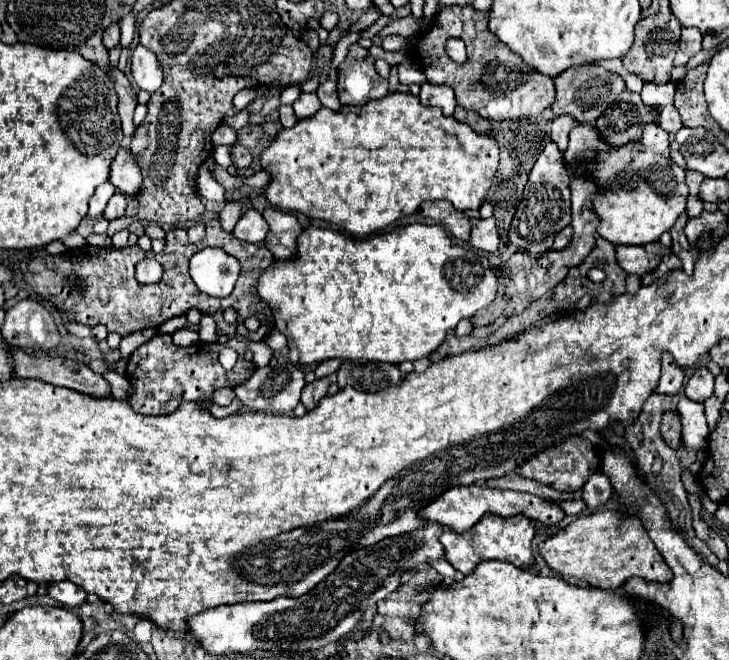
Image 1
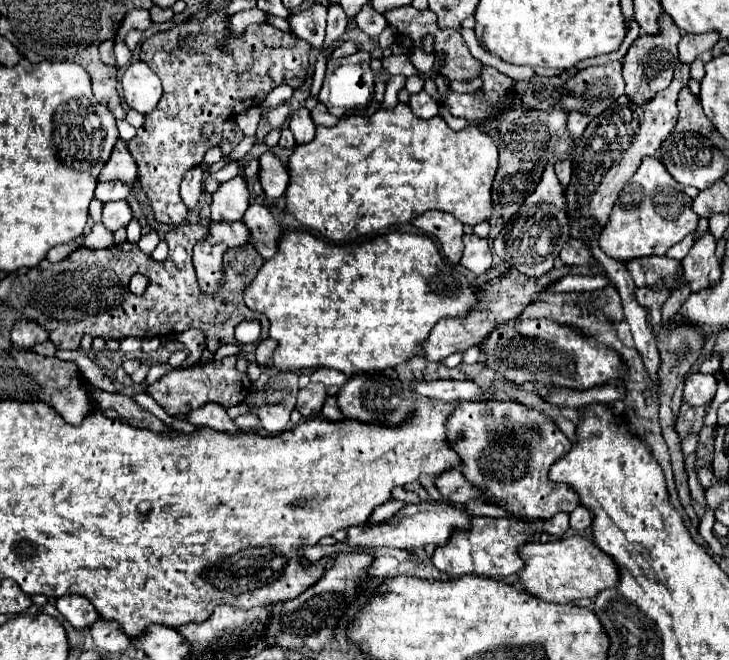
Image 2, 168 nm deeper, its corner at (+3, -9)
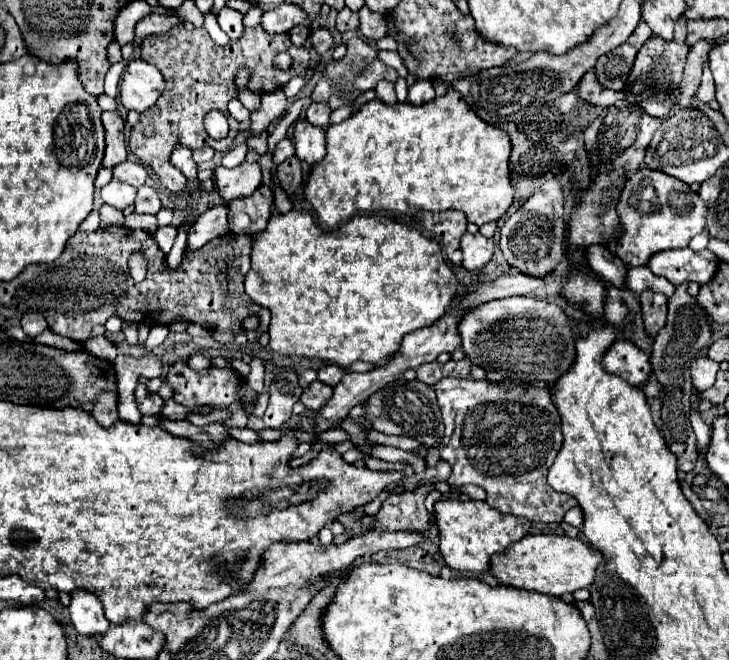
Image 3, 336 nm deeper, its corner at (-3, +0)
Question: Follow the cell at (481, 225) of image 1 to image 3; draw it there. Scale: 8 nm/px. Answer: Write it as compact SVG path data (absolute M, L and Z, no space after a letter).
M465 232L461 240L461 252L463 252L463 266L467 270L479 270L493 256L493 238L485 238L479 232L477 234Z

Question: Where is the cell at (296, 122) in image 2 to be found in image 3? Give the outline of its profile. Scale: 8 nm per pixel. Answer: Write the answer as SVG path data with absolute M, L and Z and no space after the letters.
M305 118L295 122L295 154L309 162L315 164L315 160L321 160L325 156L325 130L309 124Z

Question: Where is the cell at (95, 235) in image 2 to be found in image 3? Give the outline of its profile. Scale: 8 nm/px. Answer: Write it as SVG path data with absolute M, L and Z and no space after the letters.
M103 204L101 210L99 210L99 214L101 214L101 228L109 228L109 226L123 224L123 212L115 210L113 206Z

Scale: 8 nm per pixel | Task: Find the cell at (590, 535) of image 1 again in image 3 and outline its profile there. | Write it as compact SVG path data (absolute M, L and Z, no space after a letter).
M527 534L519 542L511 544L507 552L493 556L491 564L491 572L499 580L499 584L511 584L513 588L563 596L591 586L597 566L605 564L605 556L579 538L559 534Z

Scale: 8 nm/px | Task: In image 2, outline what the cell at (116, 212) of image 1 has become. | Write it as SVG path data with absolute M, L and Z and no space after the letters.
M109 201L103 205L103 225L107 229L117 231L119 227L125 227L131 221L133 213L127 201Z

